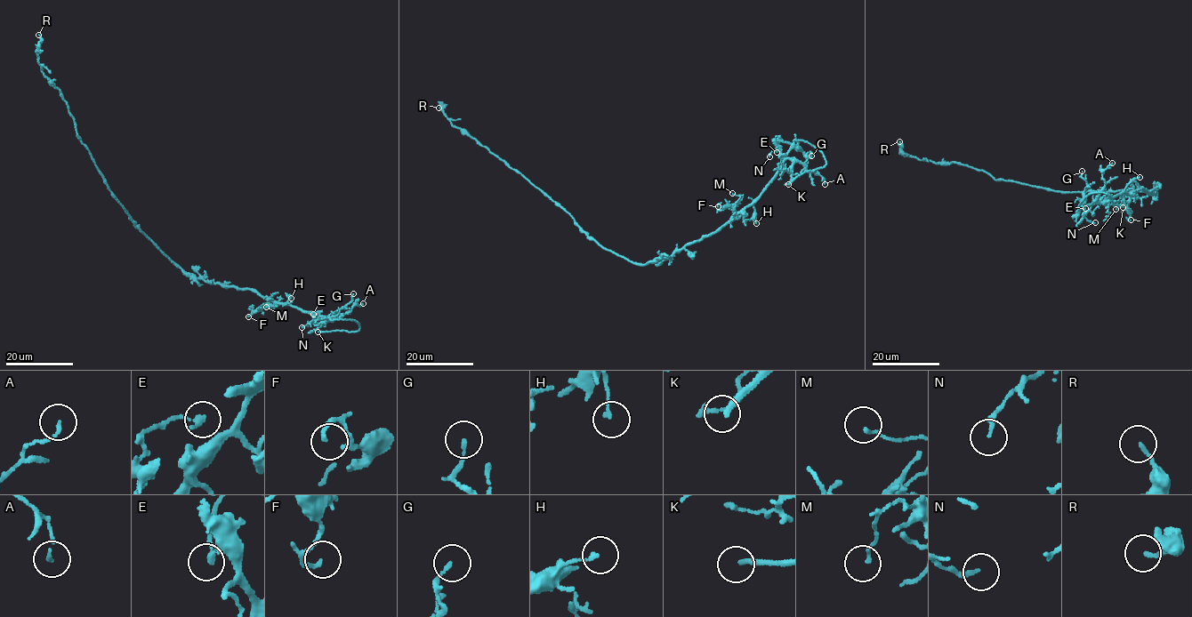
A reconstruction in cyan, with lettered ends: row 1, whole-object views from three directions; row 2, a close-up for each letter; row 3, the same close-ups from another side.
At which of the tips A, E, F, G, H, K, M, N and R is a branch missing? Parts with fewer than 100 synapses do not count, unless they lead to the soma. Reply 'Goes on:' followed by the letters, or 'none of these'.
Goes on: K

